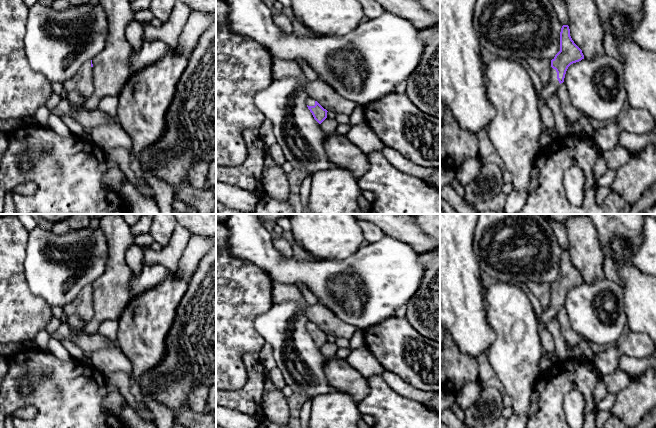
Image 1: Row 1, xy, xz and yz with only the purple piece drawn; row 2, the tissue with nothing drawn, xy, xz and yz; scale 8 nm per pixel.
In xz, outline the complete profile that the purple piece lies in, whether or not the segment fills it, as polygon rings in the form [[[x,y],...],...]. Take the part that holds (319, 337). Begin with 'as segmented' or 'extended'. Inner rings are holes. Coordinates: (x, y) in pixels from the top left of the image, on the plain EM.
extended | [[[309,321],[306,323],[306,328],[314,343],[321,348],[327,342],[327,334],[324,333],[317,325]]]

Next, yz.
extended | [[[563,249],[560,256],[560,275],[551,284],[551,298],[549,306],[543,309],[538,318],[539,331],[546,329],[548,323],[557,315],[564,306],[568,291],[584,283],[582,274],[574,267],[570,260],[568,249]]]

